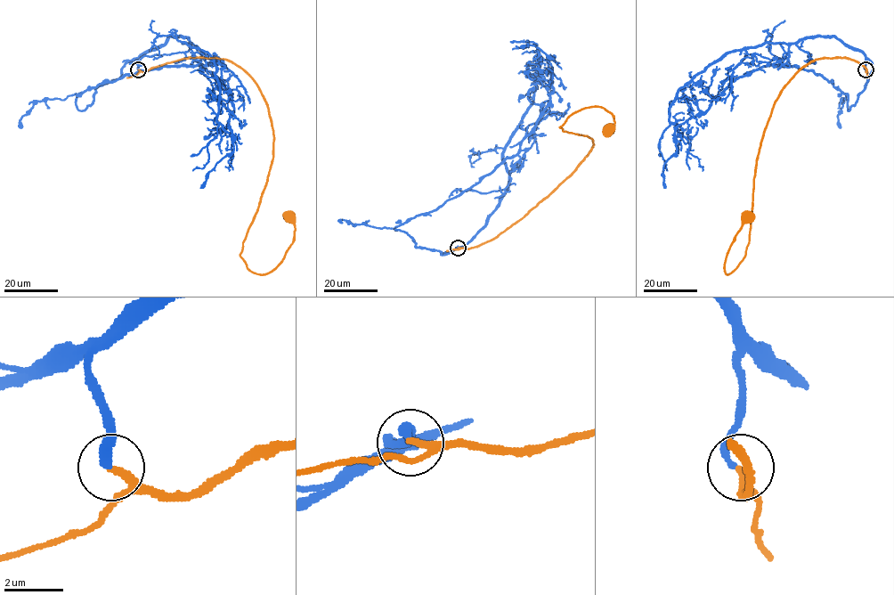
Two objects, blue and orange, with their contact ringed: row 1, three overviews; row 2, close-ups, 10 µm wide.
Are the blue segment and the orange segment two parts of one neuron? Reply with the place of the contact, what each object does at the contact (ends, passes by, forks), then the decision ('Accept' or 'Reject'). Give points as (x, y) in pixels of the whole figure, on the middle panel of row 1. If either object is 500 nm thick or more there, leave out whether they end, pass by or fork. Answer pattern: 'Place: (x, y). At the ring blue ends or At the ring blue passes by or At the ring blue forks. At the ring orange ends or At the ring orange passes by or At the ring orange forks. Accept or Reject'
Place: (458, 248). At the ring blue ends. At the ring orange passes by. Accept

